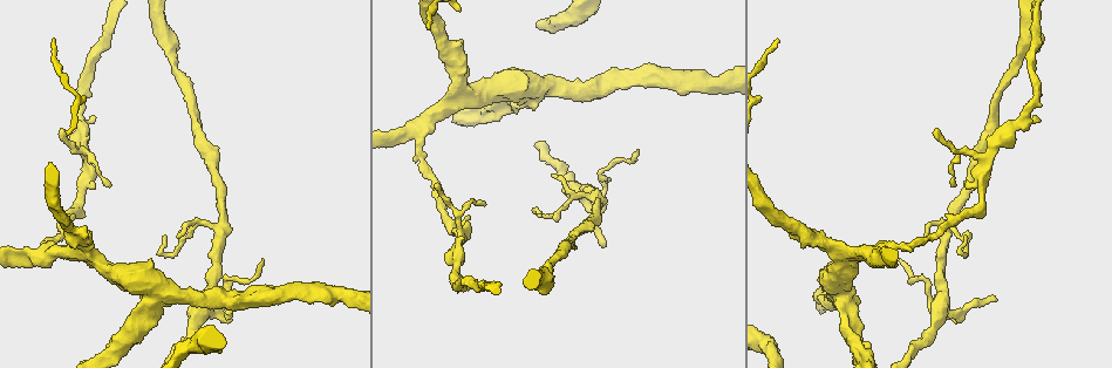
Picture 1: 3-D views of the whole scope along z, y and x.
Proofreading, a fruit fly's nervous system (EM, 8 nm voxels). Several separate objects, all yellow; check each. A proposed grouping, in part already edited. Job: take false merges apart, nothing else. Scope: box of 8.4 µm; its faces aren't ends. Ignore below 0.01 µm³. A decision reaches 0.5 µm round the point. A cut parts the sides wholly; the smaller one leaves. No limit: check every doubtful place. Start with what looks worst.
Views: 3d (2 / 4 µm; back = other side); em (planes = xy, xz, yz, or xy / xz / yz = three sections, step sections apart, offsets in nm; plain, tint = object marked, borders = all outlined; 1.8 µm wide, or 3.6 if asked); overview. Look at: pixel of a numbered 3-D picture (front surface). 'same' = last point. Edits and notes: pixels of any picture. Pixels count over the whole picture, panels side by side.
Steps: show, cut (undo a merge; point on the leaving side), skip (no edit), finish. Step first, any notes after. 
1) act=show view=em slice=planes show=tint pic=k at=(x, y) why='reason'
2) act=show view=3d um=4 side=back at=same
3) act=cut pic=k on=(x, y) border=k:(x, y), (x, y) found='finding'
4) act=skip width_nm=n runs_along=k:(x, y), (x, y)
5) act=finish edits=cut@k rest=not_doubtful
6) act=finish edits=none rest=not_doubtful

act=show view=3d um=4 pic=1 at=(544, 272) why='calibre changes'

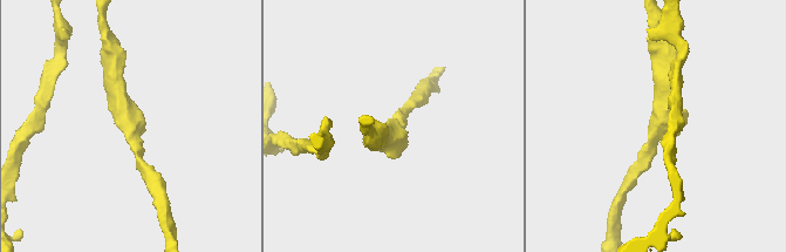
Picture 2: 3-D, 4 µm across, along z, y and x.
act=show view=em slice=planes show=tint pic=2 at=(657, 137) arm_widths_nm=200,300 why='shape alone is not enough'

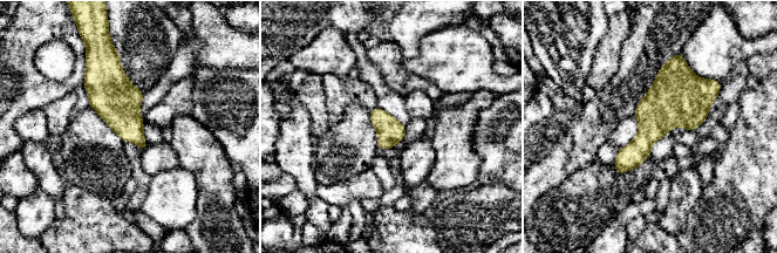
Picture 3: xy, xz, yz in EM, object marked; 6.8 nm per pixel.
act=skip width_nm=180 found='continuous, no second neuron'

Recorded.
act=show view=3d um=4 side=back pic=1 at=(942, 308) why='sudden change in width'

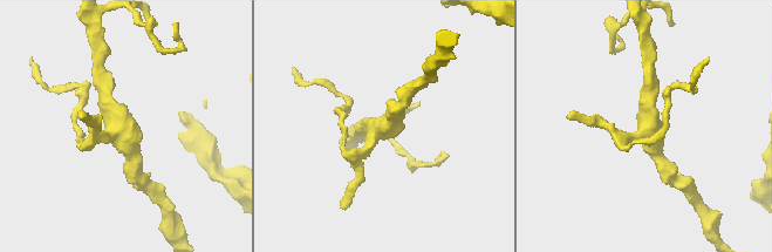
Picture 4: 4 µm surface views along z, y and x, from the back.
act=show view=em slice=planes show=plain pic=4 at=(647, 127) arms=4 why='need the tissue'

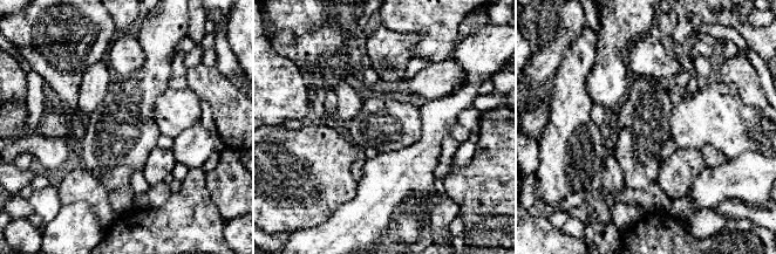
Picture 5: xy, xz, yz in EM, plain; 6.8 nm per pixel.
act=show view=em slice=planes show=tint at=same why='with the object marked'

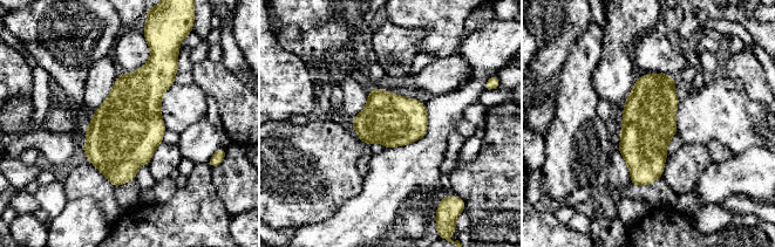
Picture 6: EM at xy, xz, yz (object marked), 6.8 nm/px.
act=skip found='one neuron here'

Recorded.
act=show view=em um=3.6 slice=planes show=tint pic=1 at=(147, 286) why='thick turns thin'

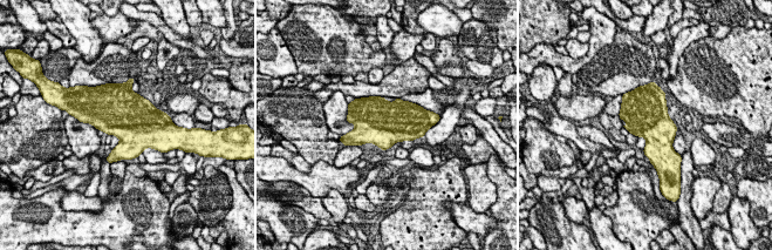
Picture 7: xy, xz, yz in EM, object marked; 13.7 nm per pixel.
act=skip found='continuous, no second neuron'

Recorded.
act=show view=em slice=planes show=tint pic=1 at=(228, 284) why='sharp bend'

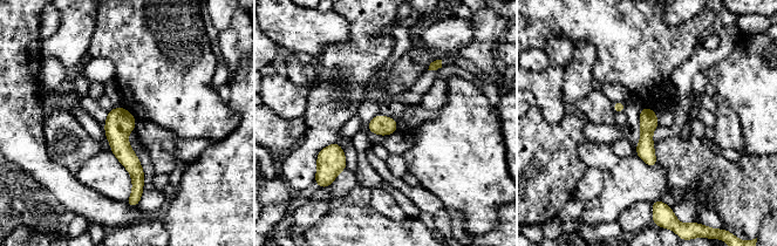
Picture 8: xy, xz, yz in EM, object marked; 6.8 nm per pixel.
act=skip width_nm=120 runs_along=8:(117, 110), (136, 193) found='one neuron here'

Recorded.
act=show view=em um=3.6 slice=xy step=8 show=tint pic=1 at=(41, 252) why='branch point'

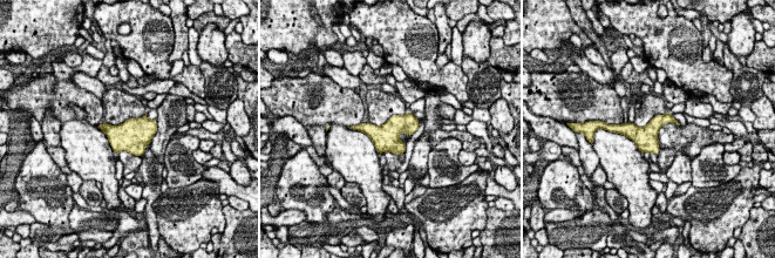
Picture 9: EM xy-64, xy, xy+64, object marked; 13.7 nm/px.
act=show view=em um=3.6 slice=planes show=tint at=same why='cut it another way'

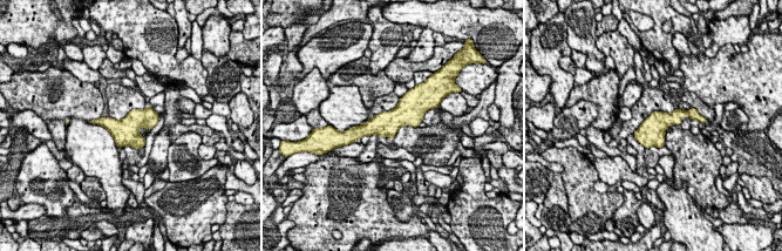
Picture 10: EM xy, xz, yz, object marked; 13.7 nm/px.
act=skip width_nm=360 found='continuous, no second neuron'

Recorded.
act=finish edits=none rest=not_doubtful

